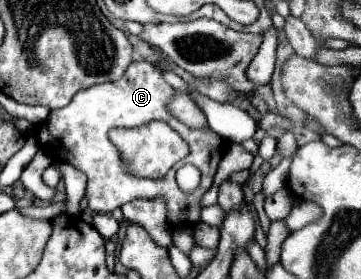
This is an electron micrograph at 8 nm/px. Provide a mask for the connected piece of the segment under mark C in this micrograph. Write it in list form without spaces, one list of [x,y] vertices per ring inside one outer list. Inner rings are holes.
[[[134,61],[128,65],[126,73],[118,81],[102,83],[102,85],[92,85],[88,89],[78,91],[72,101],[58,109],[50,111],[48,119],[40,126],[37,133],[38,143],[46,151],[46,147],[52,147],[54,159],[70,163],[76,169],[84,171],[88,178],[86,197],[88,207],[98,213],[110,213],[116,207],[122,207],[124,203],[132,199],[164,199],[166,209],[168,209],[168,223],[172,227],[184,227],[184,225],[195,225],[200,222],[200,211],[202,210],[202,195],[210,189],[214,173],[218,169],[218,163],[222,159],[222,139],[212,131],[200,131],[200,129],[190,129],[178,119],[174,119],[166,111],[166,103],[172,97],[174,89],[166,83],[160,67],[150,61]],[[151,121],[166,121],[190,147],[190,153],[186,159],[178,161],[164,179],[152,181],[152,179],[136,179],[130,177],[120,161],[118,149],[108,141],[108,131],[112,127],[134,128],[138,125]],[[192,163],[200,169],[202,173],[202,183],[194,193],[182,193],[176,185],[176,171]]]

